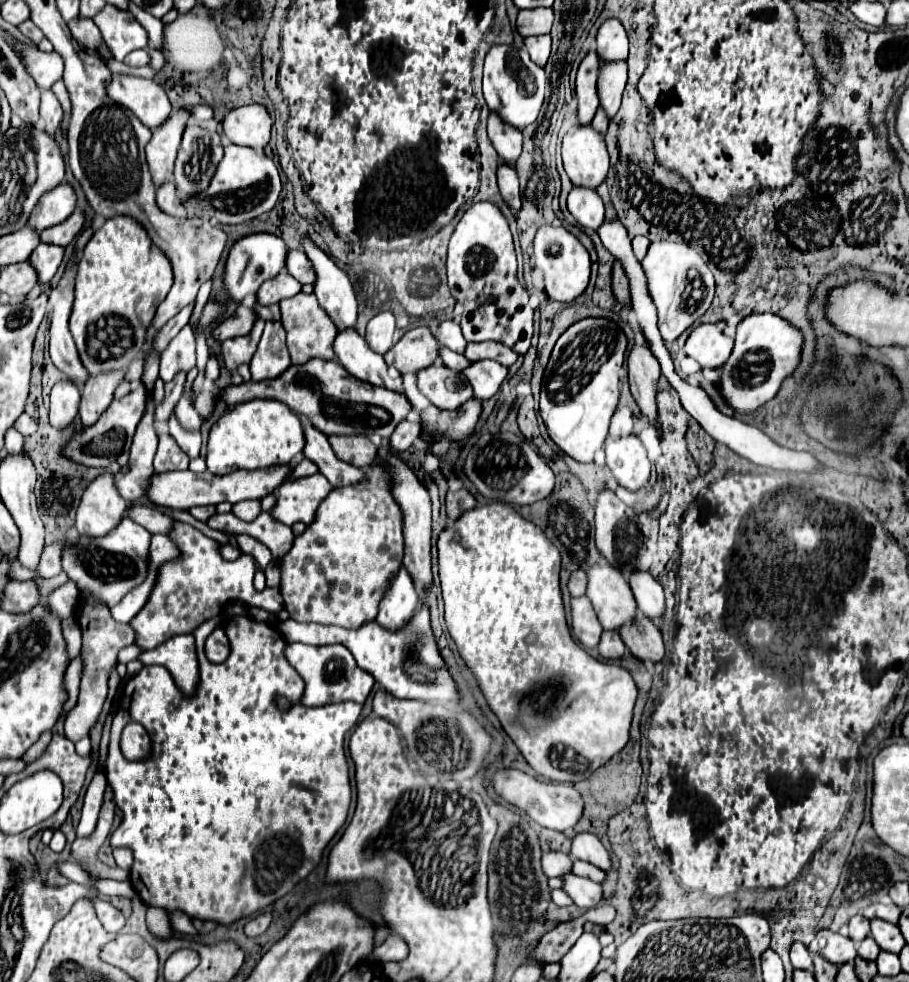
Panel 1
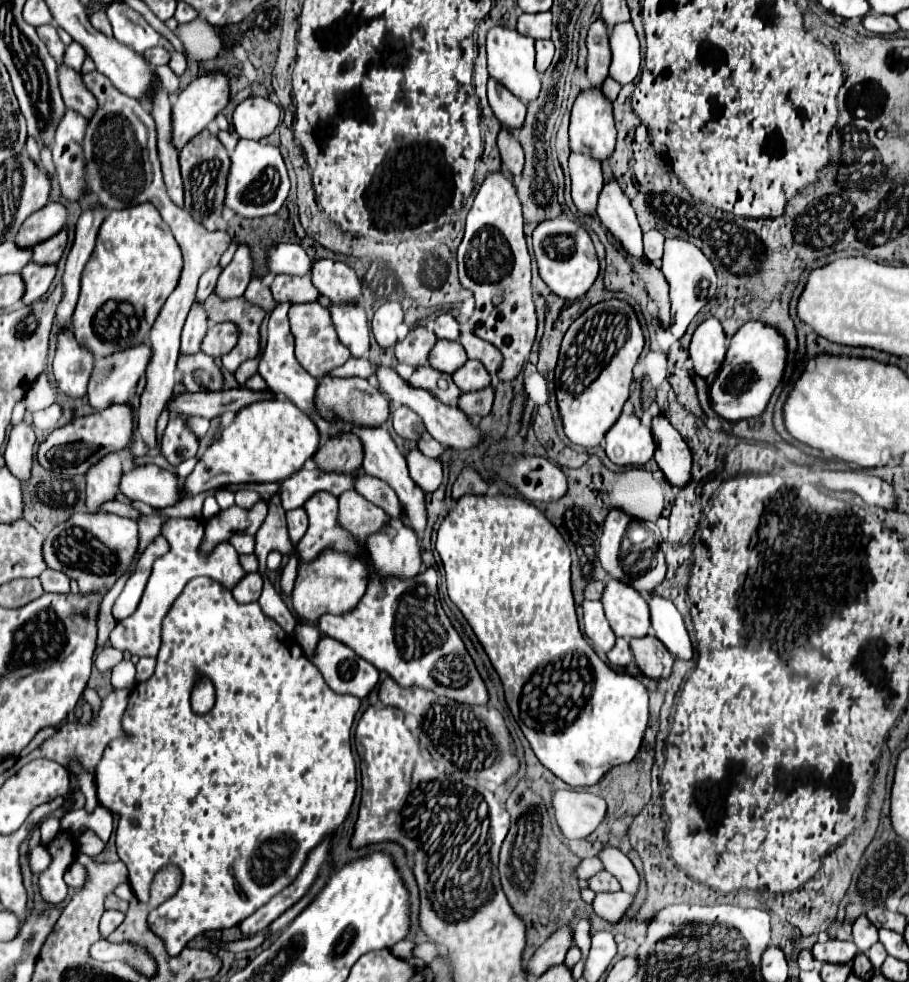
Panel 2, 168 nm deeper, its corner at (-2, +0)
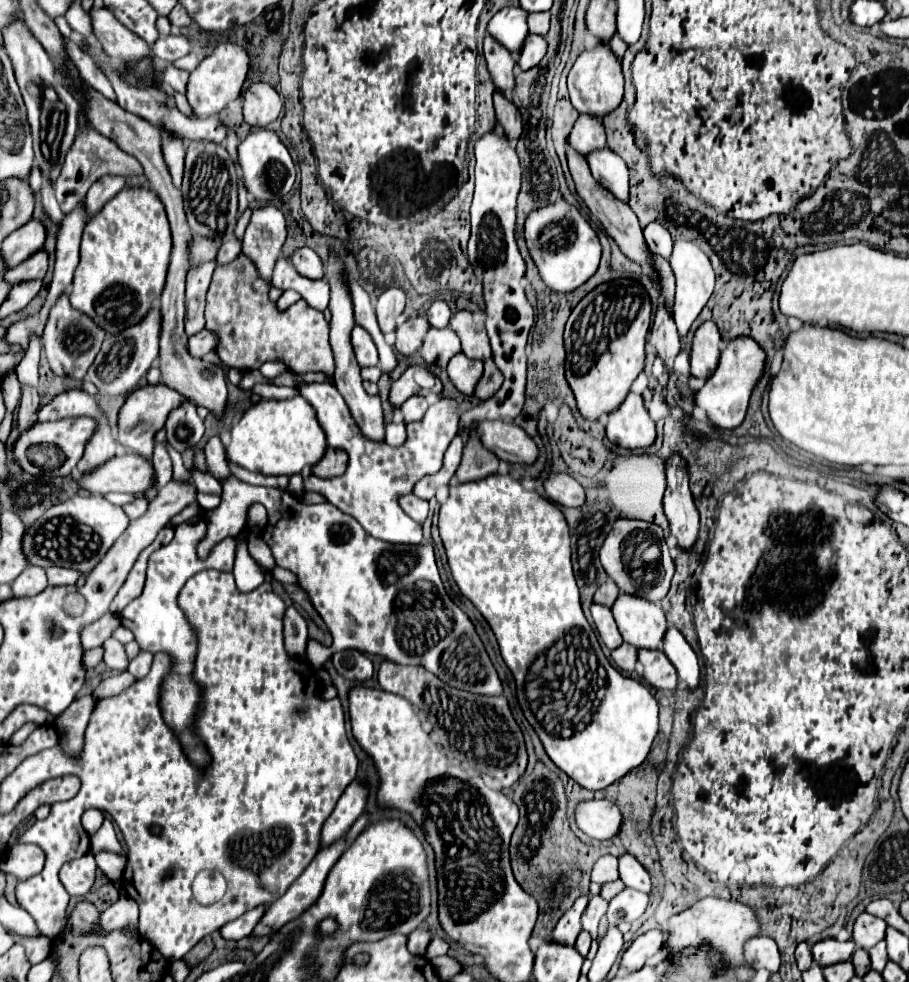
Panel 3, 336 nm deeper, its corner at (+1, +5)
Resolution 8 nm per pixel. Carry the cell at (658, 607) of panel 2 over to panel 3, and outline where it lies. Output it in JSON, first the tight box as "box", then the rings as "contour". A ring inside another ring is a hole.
{"box":[664,626,700,692],"contour":[[[674,626],[668,628],[668,636],[664,638],[664,654],[674,664],[680,682],[690,692],[696,690],[698,684],[700,684],[698,656],[694,654],[694,650],[690,648],[690,644],[684,640],[684,636]]]}

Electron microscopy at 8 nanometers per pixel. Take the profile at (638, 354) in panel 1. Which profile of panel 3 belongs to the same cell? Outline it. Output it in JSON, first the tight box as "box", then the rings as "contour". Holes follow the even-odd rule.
{"box":[664,456,700,550],"contour":[[[672,456],[666,462],[666,476],[668,476],[668,488],[664,494],[664,514],[670,522],[670,534],[676,538],[676,546],[680,550],[692,550],[696,540],[698,540],[698,532],[700,532],[700,514],[698,508],[694,504],[692,492],[688,488],[688,468],[686,462],[680,456]]]}

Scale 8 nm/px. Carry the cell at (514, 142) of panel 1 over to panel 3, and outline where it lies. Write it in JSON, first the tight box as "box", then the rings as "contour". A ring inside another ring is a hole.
{"box":[484,32,516,94],"contour":[[[488,32],[484,36],[484,58],[488,62],[488,70],[490,70],[490,76],[494,80],[494,86],[498,90],[502,90],[504,94],[510,94],[510,90],[514,88],[514,66],[516,66],[516,60]]]}

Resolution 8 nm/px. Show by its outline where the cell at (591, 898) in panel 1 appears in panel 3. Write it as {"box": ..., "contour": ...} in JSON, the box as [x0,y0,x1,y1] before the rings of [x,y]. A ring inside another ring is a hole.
{"box":[606,888,648,926],"contour":[[[626,888],[610,902],[606,916],[610,926],[618,926],[622,922],[634,922],[646,912],[646,908],[648,908],[648,894]]]}

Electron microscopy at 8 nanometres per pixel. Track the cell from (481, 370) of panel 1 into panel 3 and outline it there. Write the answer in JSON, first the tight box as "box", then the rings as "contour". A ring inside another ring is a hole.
{"box":[448,352,482,396],"contour":[[[458,352],[448,364],[448,376],[462,394],[472,396],[474,386],[482,376],[482,362],[464,356],[464,352]]]}

